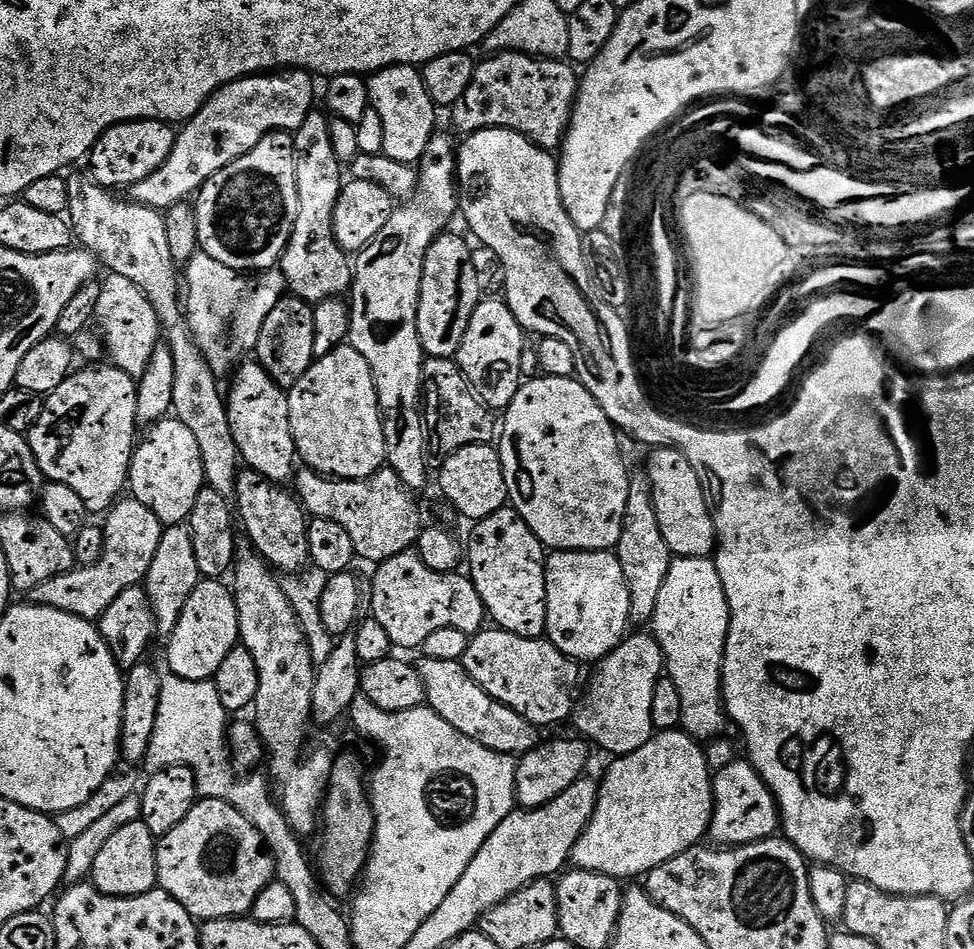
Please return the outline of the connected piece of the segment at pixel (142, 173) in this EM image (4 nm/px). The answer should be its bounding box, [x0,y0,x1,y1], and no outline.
[86,120,176,190]

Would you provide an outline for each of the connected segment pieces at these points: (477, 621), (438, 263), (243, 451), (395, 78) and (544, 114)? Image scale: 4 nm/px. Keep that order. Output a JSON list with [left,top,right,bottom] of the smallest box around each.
[[370,550,486,649],[418,235,482,360],[226,362,298,485],[367,64,438,165],[450,52,578,150]]

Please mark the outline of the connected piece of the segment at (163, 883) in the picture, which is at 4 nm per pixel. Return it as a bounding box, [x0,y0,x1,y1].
[157,798,275,922]

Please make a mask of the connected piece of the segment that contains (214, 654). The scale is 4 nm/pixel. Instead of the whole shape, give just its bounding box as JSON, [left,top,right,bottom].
[167,578,240,680]

